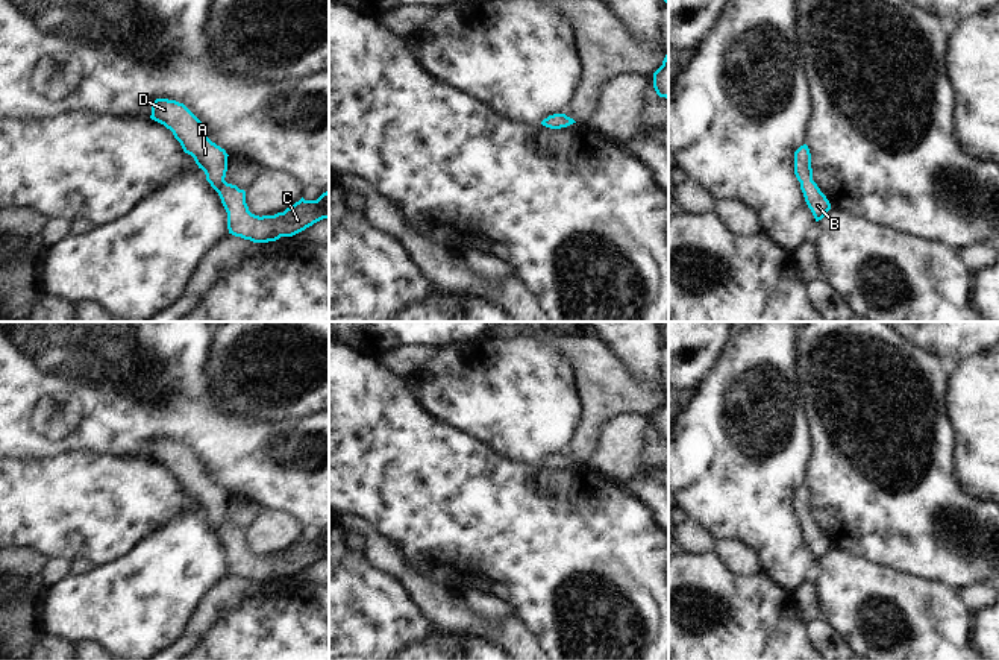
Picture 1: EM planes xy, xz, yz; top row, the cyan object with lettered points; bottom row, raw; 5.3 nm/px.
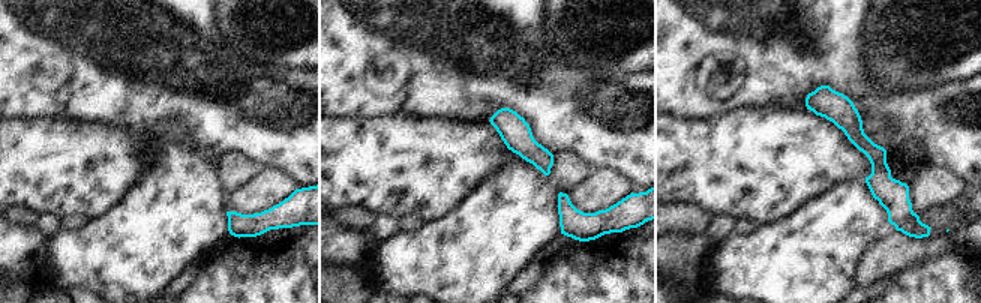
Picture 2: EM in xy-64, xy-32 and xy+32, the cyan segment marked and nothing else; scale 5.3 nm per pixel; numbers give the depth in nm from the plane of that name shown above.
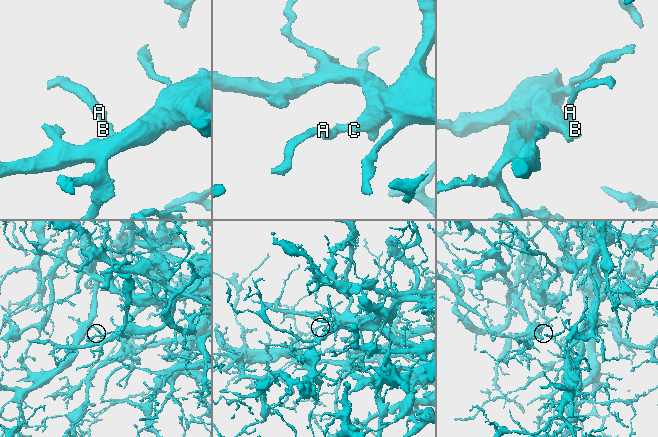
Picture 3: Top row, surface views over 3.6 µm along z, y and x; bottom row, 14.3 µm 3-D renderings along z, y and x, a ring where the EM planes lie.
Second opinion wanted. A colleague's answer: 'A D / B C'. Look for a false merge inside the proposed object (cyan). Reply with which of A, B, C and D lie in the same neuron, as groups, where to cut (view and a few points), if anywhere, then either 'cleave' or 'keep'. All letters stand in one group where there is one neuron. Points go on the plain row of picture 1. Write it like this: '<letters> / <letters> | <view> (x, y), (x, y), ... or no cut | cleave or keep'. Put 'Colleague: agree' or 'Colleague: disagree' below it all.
A B C D | no cut | keep
Colleague: disagree

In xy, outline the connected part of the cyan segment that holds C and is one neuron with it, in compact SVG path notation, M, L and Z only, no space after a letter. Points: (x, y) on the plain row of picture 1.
M156 438L152 443L150 458L170 469L183 492L191 495L199 508L205 511L206 520L218 533L227 552L229 574L253 583L268 583L280 577L293 577L329 558L329 531L317 540L302 537L274 555L252 554L246 543L246 531L224 520L229 495L208 478L203 463L183 443Z

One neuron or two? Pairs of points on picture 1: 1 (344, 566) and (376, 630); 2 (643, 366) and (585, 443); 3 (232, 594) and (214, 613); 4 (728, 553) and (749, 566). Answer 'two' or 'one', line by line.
1: one
2: two
3: one
4: one

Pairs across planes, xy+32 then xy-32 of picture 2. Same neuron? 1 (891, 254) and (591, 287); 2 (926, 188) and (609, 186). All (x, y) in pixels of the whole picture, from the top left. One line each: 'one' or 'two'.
1: two
2: one

